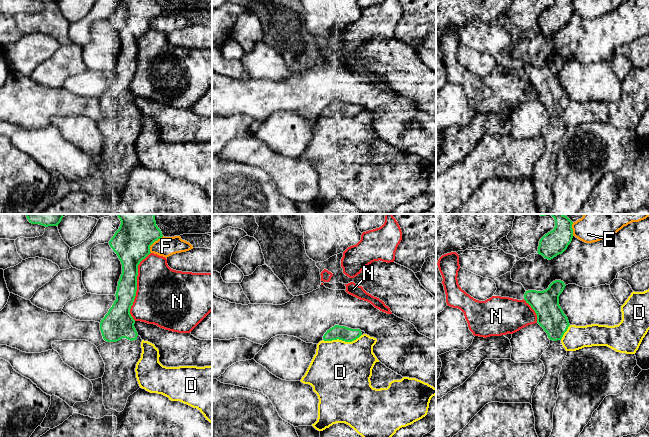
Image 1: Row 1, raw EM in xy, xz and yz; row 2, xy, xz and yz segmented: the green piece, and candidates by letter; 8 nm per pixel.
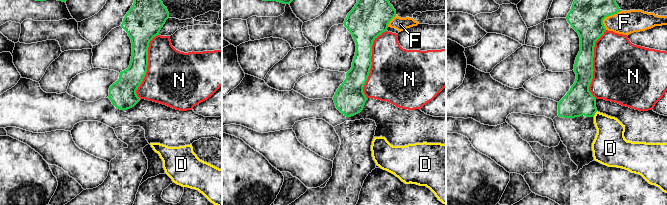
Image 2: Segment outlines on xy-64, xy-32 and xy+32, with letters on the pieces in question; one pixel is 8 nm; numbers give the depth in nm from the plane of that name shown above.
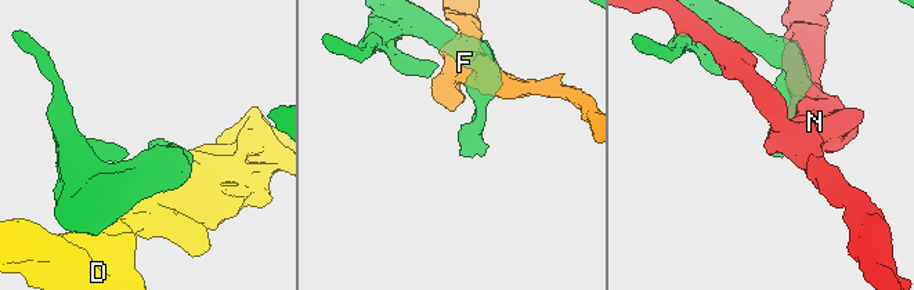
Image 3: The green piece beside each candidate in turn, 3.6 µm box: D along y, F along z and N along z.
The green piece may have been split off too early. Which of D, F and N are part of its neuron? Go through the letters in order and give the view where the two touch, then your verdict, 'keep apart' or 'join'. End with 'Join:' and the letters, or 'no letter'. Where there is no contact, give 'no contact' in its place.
D: meets green in xz; keep apart
F: meets green in xy; keep apart
N: meets green in xy; keep apart
Join: no letter

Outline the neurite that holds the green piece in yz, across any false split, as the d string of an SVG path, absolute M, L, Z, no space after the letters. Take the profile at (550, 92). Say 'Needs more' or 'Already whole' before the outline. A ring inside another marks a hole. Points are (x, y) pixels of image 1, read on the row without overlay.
Needs more. M555 56L546 66L528 66L524 70L524 76L537 91L537 99L550 115L548 124L540 134L545 142L545 149L535 164L531 179L535 206L539 214L549 214L551 211L553 188L558 174L559 150L567 131L561 115L570 100L559 81L559 72L565 62L563 57Z

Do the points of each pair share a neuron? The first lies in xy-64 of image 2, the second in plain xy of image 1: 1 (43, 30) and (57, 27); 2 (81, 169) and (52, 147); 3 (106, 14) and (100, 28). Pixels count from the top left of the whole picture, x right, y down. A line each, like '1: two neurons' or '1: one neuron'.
1: one neuron
2: one neuron
3: two neurons

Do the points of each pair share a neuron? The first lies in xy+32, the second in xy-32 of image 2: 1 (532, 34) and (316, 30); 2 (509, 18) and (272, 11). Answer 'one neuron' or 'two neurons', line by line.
1: one neuron
2: two neurons

